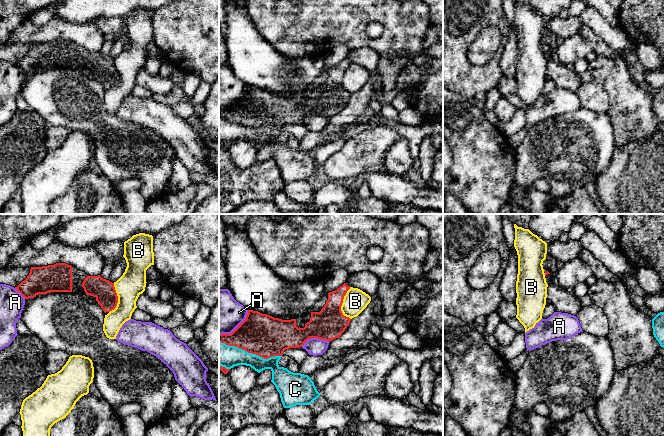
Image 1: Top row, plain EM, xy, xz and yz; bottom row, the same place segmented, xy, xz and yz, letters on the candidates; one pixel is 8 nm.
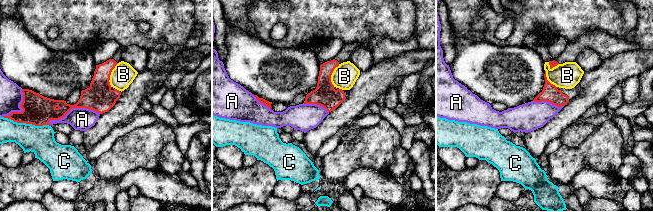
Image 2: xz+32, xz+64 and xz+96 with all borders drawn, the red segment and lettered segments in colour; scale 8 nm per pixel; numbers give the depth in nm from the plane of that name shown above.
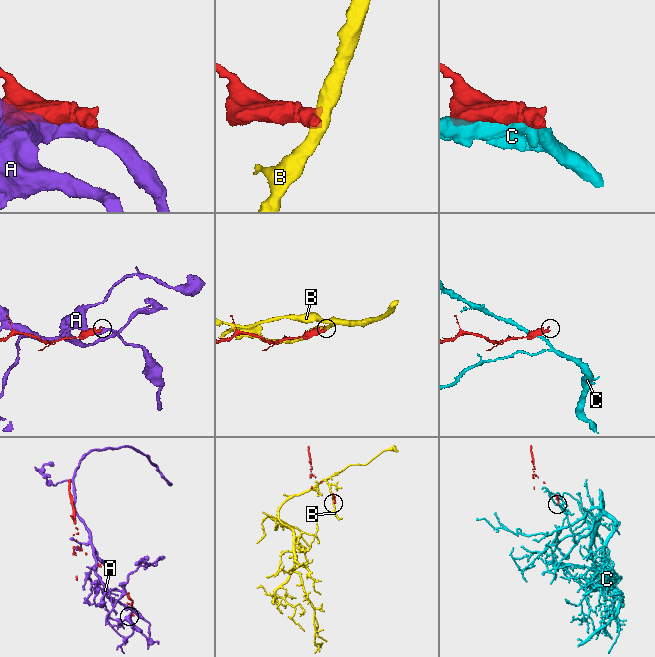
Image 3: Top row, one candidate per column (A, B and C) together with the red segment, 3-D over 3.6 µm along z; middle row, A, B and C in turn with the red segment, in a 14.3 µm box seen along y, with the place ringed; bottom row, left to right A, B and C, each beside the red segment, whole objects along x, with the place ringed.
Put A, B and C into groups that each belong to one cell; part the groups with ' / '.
A / B / C

